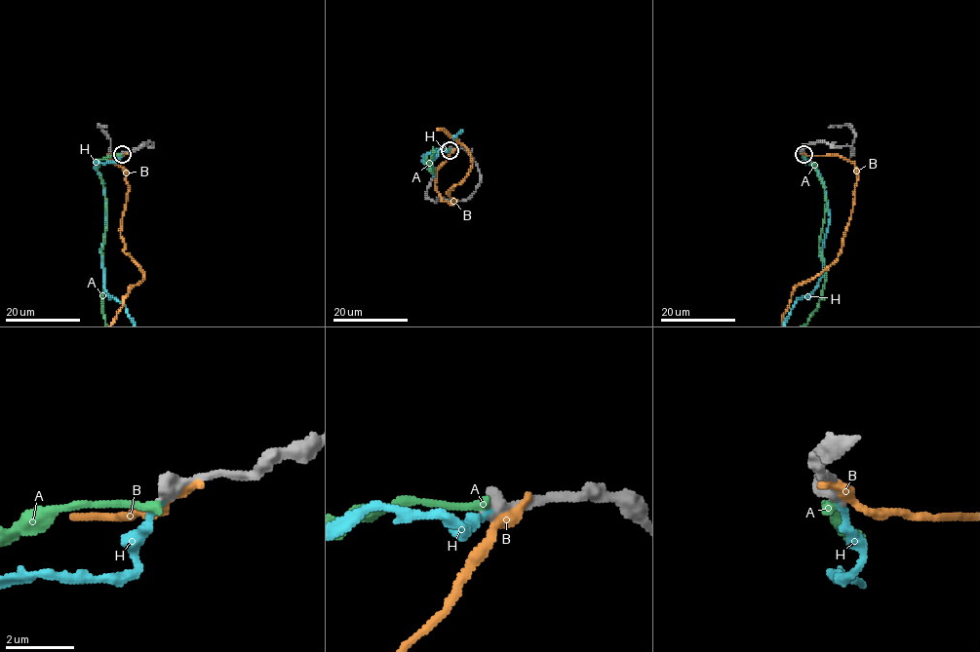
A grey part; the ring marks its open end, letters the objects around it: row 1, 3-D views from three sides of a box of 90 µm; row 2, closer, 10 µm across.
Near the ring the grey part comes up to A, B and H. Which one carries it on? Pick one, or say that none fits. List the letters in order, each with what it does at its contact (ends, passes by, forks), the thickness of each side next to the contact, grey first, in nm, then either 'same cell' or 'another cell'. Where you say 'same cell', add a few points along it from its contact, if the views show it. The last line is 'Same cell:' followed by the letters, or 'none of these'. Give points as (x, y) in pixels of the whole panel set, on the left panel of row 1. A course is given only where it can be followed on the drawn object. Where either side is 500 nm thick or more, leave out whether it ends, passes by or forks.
A: it ends; calibres 480 and 280 nm; another cell
B: calibres 500 and 440 nm; another cell
H: it ends; calibres 480 and 220 nm; same cell
Same cell: H

